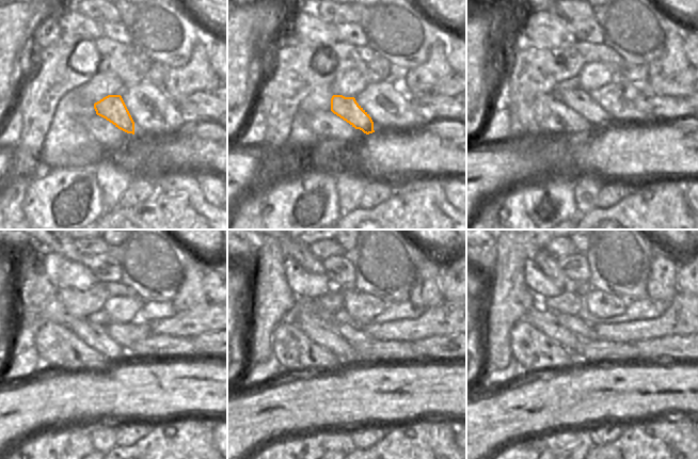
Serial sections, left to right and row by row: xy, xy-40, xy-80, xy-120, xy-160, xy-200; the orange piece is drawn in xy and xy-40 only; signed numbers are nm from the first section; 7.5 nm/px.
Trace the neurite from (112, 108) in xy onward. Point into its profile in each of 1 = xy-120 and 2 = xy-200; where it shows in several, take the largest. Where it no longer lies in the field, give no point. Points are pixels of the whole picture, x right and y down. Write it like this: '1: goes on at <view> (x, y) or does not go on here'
1: goes on at xy-120 (94, 334)
2: goes on at xy-200 (545, 320)

